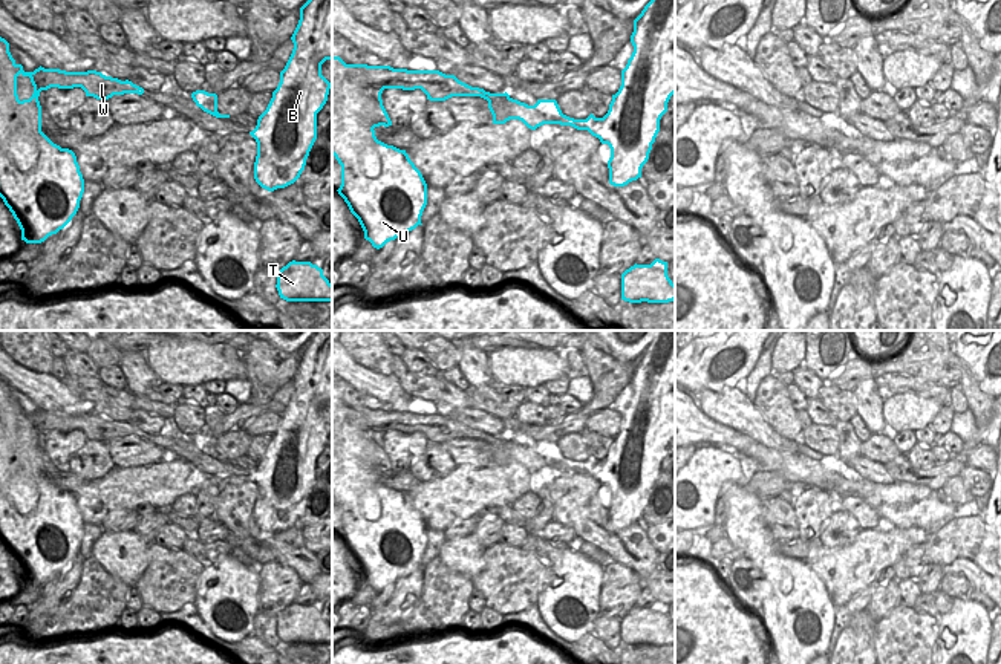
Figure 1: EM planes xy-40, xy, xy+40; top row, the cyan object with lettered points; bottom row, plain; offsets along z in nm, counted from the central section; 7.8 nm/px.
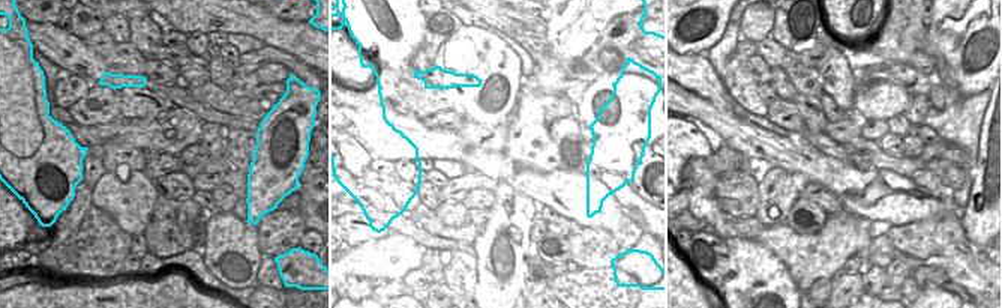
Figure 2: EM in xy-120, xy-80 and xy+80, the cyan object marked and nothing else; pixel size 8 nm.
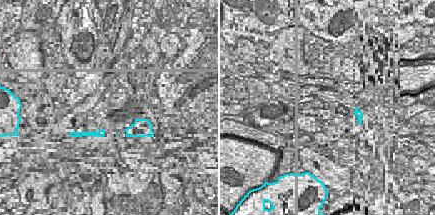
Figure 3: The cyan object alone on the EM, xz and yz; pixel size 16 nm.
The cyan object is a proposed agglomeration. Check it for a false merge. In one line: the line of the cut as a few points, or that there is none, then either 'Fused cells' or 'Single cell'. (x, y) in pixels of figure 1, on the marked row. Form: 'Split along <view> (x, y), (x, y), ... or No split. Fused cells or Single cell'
Split along xy (534, 104), (548, 118), (554, 118), (559, 123). Fused cells

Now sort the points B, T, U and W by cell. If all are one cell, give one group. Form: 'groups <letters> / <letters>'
groups B T / U W

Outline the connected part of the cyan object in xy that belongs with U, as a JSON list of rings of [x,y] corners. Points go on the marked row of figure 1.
[[[332,57],[332,155],[341,165],[337,191],[377,249],[422,225],[427,205],[427,184],[406,150],[375,136],[375,127],[392,125],[381,99],[384,89],[421,89],[430,101],[481,96],[488,101],[493,124],[519,119],[531,130],[559,124],[507,92],[490,93],[439,70],[346,64]]]

